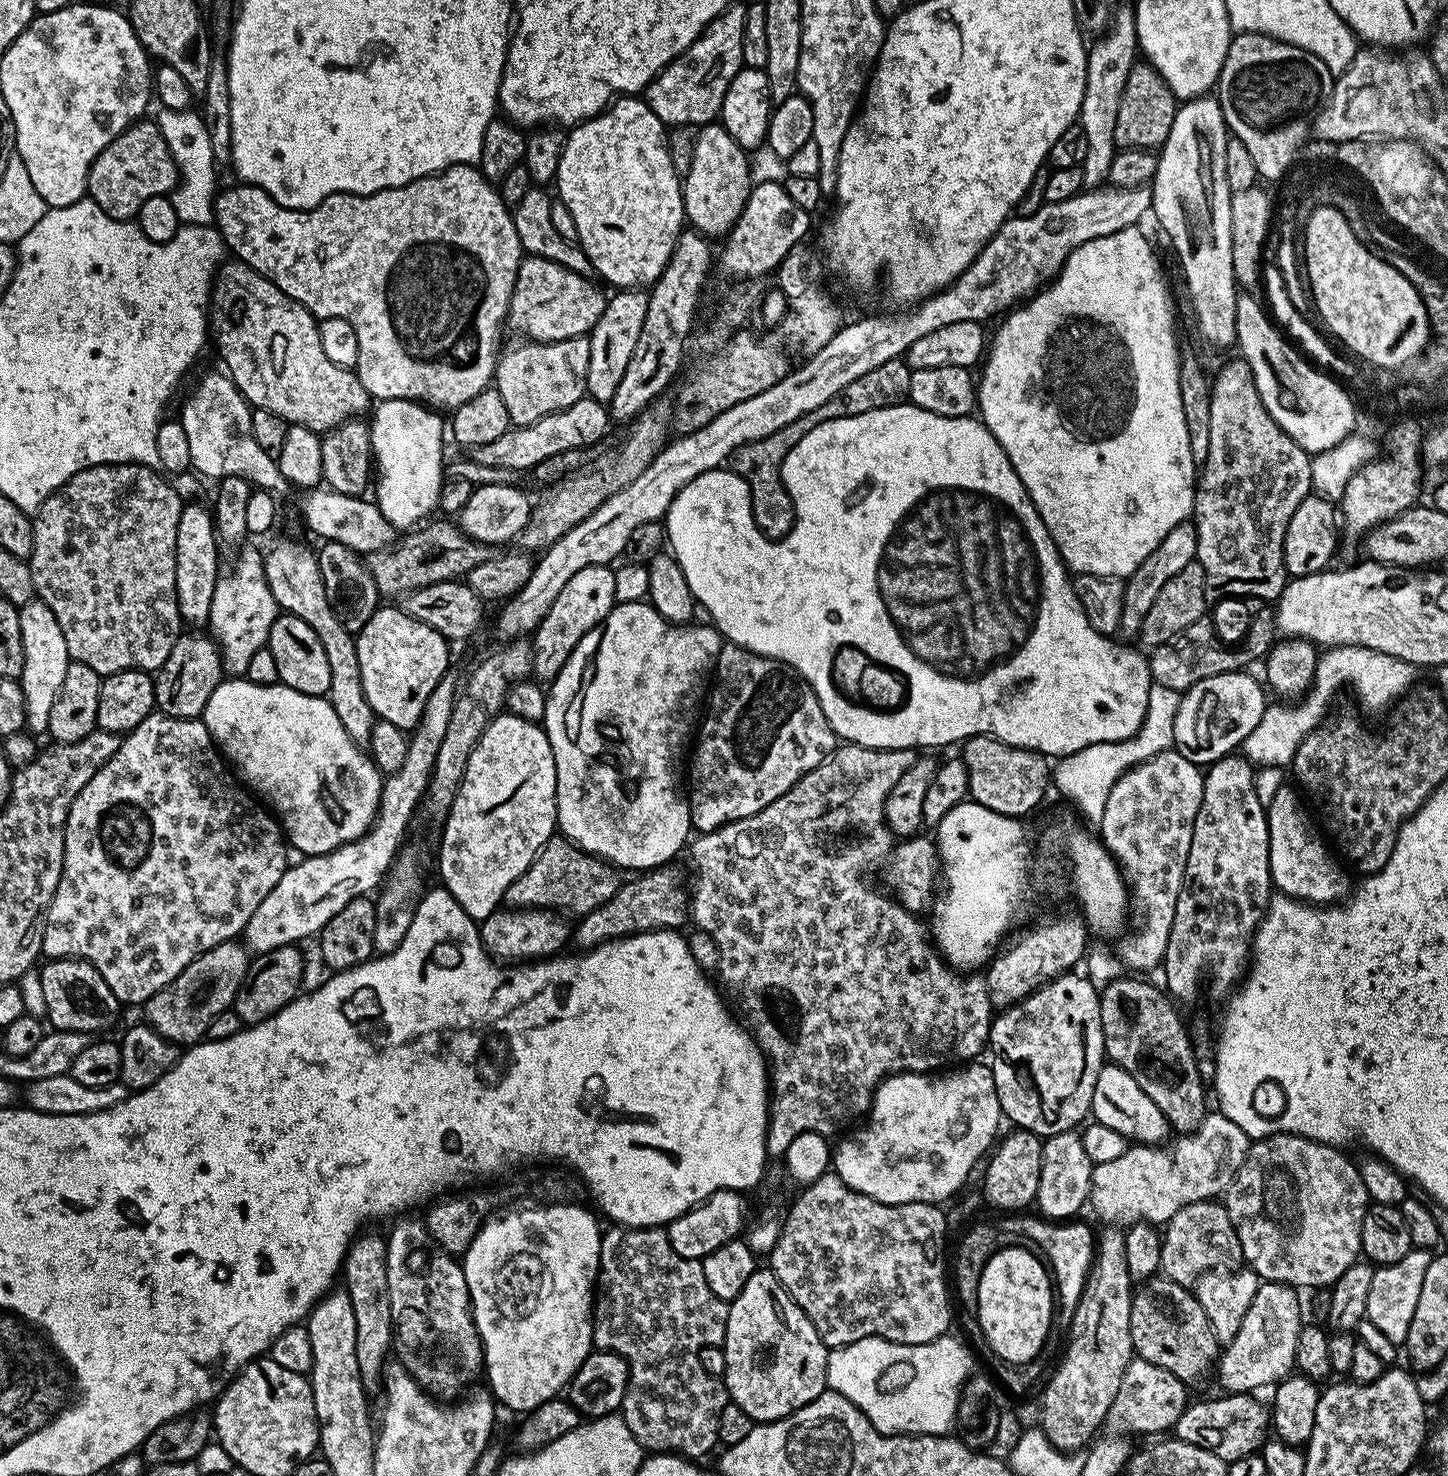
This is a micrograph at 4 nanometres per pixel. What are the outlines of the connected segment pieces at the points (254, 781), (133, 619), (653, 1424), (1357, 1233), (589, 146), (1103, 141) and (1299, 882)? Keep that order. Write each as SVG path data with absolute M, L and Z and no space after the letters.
M224 678L221 679L220 685L214 690L214 694L210 694L210 702L206 702L202 719L206 727L208 727L208 733L215 740L216 747L226 757L227 763L238 773L239 779L261 801L267 802L278 813L279 819L282 821L283 831L286 833L291 847L302 850L305 856L321 856L327 852L332 852L336 848L341 848L344 844L354 842L359 836L364 836L370 831L379 812L381 794L384 792L382 774L362 751L361 745L354 743L350 738L350 734L346 734L342 722L338 722L338 714L334 714L334 706L325 697L307 696L298 690L287 688L285 684L279 682L274 684L255 684L246 678Z
M99 464L74 474L74 478L70 478L54 494L50 494L46 502L42 502L42 506L30 520L32 560L29 559L27 565L32 575L36 596L43 604L50 606L50 610L54 610L54 618L58 618L58 626L62 626L62 638L66 638L69 661L77 660L90 666L90 670L94 670L102 678L131 668L137 668L149 674L155 673L164 665L166 658L170 658L170 650L174 650L174 642L182 634L174 570L176 569L178 522L185 501L180 500L179 494L163 478L165 479L157 469L147 468L144 464Z
M612 1226L609 1229L609 1232L607 1229L600 1237L600 1271L596 1273L594 1281L594 1303L592 1305L592 1343L599 1351L618 1354L628 1363L628 1385L626 1386L622 1415L630 1434L634 1434L634 1438L641 1448L652 1454L679 1454L685 1458L700 1458L696 1456L704 1456L712 1447L717 1447L718 1418L730 1401L723 1379L706 1374L706 1370L702 1370L702 1362L698 1362L698 1353L706 1346L723 1345L729 1301L718 1298L718 1294L714 1294L714 1290L710 1290L701 1261L682 1258L682 1254L678 1254L678 1250L674 1250L674 1246L670 1246L670 1238L663 1227Z
M1279 1132L1273 1136L1257 1139L1249 1147L1246 1162L1242 1162L1234 1182L1227 1190L1226 1207L1230 1214L1230 1222L1238 1234L1238 1242L1242 1246L1243 1263L1251 1268L1253 1272L1258 1273L1261 1281L1273 1284L1290 1284L1297 1290L1303 1290L1303 1288L1327 1289L1335 1280L1342 1278L1342 1274L1346 1274L1346 1270L1350 1270L1350 1266L1354 1266L1361 1259L1362 1218L1366 1218L1366 1210L1368 1209L1370 1199L1366 1186L1363 1184L1359 1167L1355 1163L1352 1165L1340 1152L1343 1151L1339 1147L1323 1144L1305 1136L1295 1136L1289 1132Z
M625 95L617 99L607 110L596 115L591 120L578 124L567 133L563 141L560 154L560 164L554 177L554 185L560 191L559 203L568 207L568 213L574 218L578 243L590 258L596 274L600 274L604 280L609 280L616 290L644 290L654 285L657 279L666 270L667 264L671 262L672 254L676 248L676 242L686 228L686 217L684 215L684 190L682 187L681 173L677 172L674 162L670 158L670 150L666 139L666 126L647 106L643 99L635 95Z
M1117 7L1106 34L1099 37L1096 45L1088 48L1086 66L1086 90L1082 98L1078 123L1084 131L1084 188L1101 187L1107 181L1110 162L1118 151L1114 142L1114 122L1118 122L1118 106L1122 106L1122 94L1130 70L1138 63L1136 42L1136 18L1131 7Z
M1281 786L1274 798L1266 804L1270 834L1270 874L1275 891L1317 906L1331 906L1343 901L1350 892L1348 876L1344 873L1345 865L1334 855L1318 828L1316 833L1316 828L1312 825L1313 817L1301 793L1295 787L1288 787Z

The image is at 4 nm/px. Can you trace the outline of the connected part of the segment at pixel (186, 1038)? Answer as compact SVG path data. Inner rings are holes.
M228 940L225 944L206 950L192 960L174 982L149 998L144 1005L147 1023L179 1047L199 1043L205 1037L212 1020L229 1009L236 1000L238 986L244 981L250 964L249 949L236 940Z

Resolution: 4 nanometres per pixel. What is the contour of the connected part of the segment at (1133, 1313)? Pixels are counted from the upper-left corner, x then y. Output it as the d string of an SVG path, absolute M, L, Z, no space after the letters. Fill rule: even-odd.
M1153 1278L1141 1283L1135 1289L1130 1306L1130 1334L1135 1355L1146 1362L1154 1362L1154 1366L1162 1366L1170 1370L1185 1384L1195 1386L1200 1384L1208 1375L1213 1375L1222 1351L1216 1343L1216 1335L1206 1318L1206 1310L1196 1301L1195 1295L1185 1285L1167 1278Z

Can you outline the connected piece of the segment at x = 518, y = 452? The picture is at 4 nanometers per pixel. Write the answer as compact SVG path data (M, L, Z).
M585 398L574 402L574 406L550 414L533 424L509 428L508 432L495 442L486 442L486 446L471 449L470 456L482 466L518 470L524 474L529 471L528 468L550 459L551 456L572 452L583 444L598 443L607 434L608 424L610 425L609 409L594 399Z

